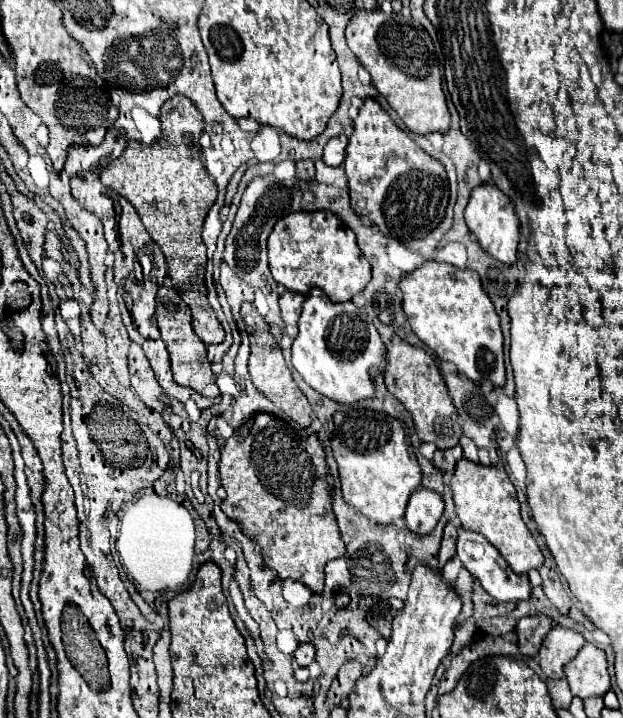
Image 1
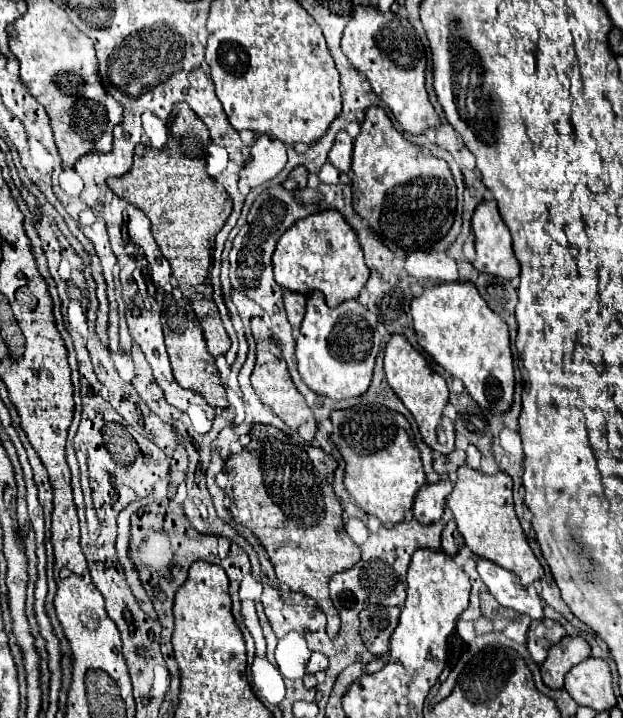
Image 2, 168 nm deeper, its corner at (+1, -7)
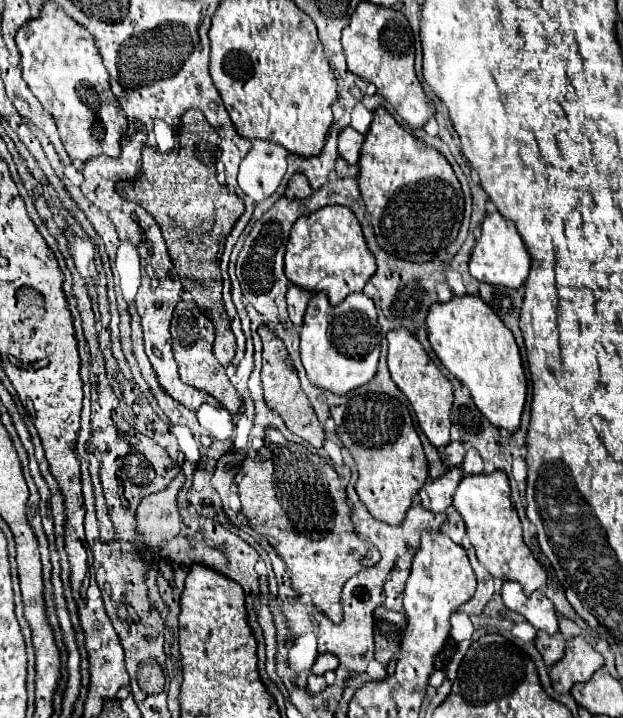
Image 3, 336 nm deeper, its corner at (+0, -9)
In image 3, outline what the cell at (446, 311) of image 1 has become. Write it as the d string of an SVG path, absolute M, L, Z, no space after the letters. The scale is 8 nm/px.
M453 296L449 302L437 302L427 312L427 338L441 364L469 388L475 406L493 426L515 432L519 428L527 378L521 366L519 348L511 330L479 296Z

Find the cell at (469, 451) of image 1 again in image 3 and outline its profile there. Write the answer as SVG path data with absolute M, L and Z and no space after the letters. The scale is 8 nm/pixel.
M473 448L467 450L465 460L463 460L463 470L467 474L481 474L483 472L483 460L481 460L481 456L479 456L477 450L473 450Z

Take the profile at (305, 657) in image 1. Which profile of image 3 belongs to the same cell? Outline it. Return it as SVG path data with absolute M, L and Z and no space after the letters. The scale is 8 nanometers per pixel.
M321 654L317 656L315 664L313 664L313 674L325 674L327 670L337 670L339 662L333 654Z

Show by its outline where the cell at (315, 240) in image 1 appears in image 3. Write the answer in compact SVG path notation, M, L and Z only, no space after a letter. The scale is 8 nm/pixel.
M325 206L309 216L301 216L291 230L285 252L285 276L299 288L309 292L327 292L335 306L349 294L361 292L375 274L375 258L371 256L361 226L347 206Z

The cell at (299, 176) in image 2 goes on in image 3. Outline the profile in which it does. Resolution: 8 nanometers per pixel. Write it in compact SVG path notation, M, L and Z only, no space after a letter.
M297 172L297 174L293 174L293 176L289 178L285 196L287 196L289 200L293 200L293 198L307 198L311 192L313 192L313 190L309 188L309 182L305 180L305 176L301 176L301 172Z

